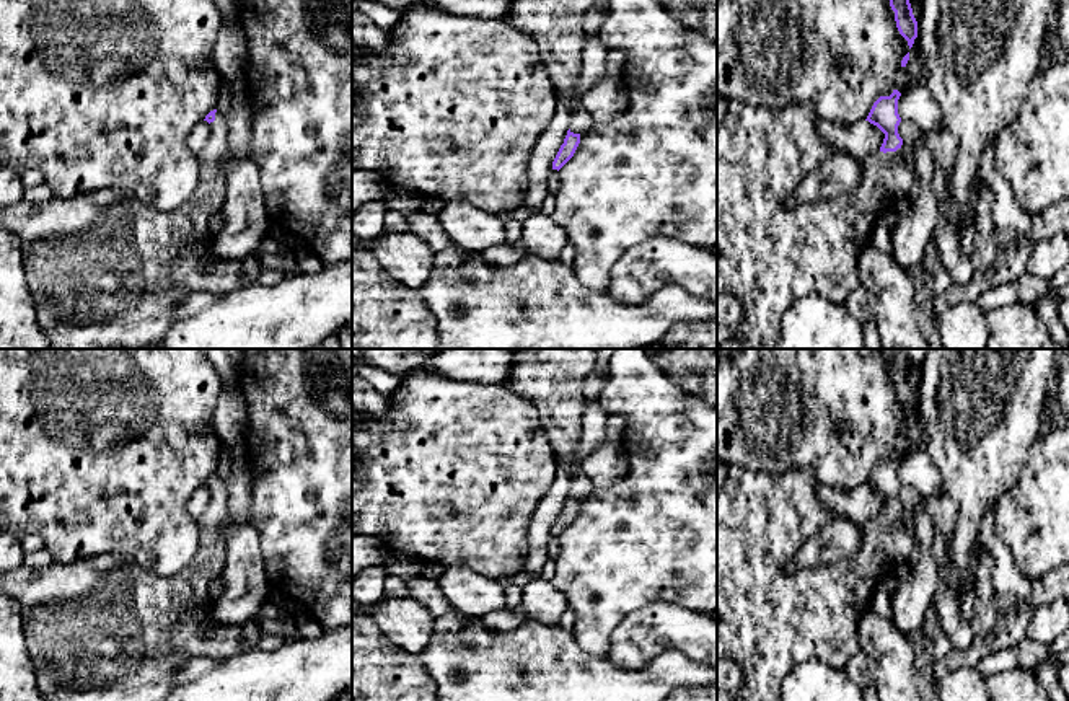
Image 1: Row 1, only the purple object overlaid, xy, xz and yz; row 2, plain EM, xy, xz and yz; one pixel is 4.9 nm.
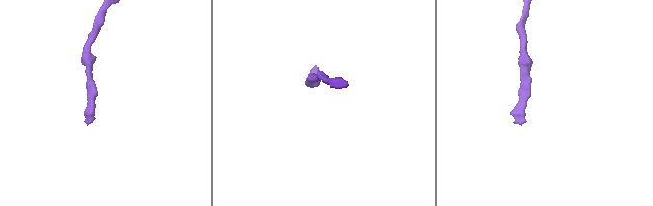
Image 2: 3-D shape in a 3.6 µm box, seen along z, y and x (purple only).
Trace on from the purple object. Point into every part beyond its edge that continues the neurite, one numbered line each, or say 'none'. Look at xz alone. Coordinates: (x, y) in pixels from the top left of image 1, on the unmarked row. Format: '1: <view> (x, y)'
1: xz (551, 380)

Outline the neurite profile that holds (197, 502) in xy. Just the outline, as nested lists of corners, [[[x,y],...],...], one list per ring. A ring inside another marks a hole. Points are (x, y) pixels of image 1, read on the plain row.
[[[207,486],[197,487],[187,502],[187,512],[192,520],[199,520],[199,517],[204,514],[210,500],[210,492]]]

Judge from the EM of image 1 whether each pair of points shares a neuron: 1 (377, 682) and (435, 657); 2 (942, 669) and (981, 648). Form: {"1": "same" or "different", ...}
{"1": "different", "2": "same"}

